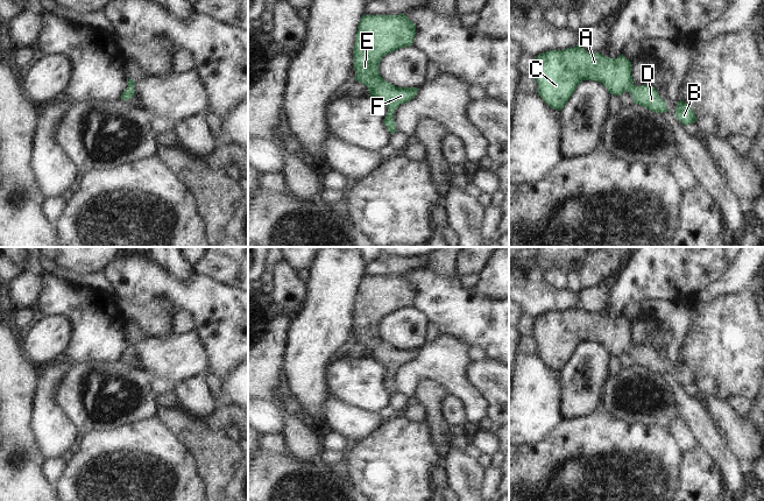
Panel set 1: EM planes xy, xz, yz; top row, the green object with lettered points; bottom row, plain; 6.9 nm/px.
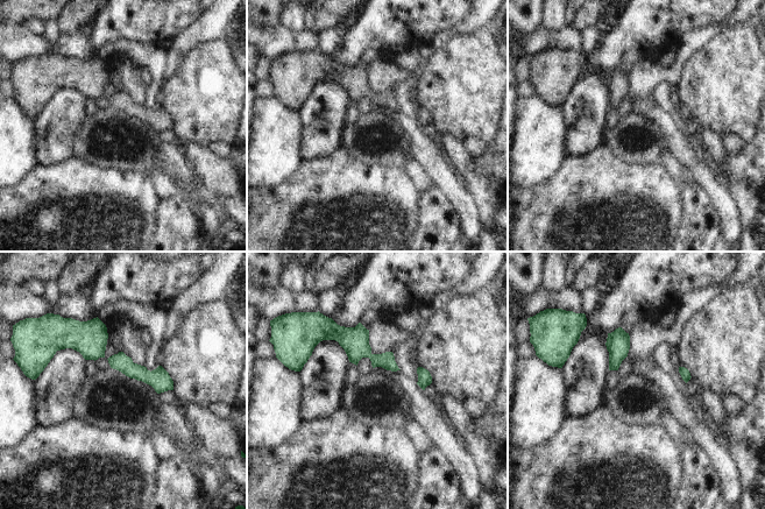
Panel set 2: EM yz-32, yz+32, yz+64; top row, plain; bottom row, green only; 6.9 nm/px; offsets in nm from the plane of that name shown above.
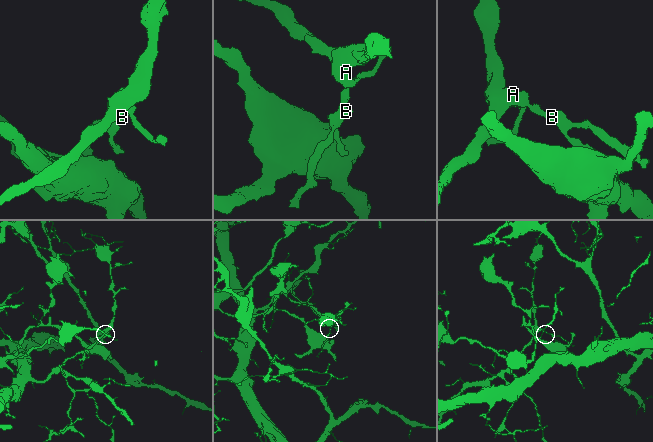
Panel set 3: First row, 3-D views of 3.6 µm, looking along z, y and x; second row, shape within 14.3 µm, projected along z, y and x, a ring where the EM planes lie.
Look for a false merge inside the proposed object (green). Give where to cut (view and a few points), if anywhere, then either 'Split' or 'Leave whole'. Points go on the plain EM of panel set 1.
No split. Leave whole.

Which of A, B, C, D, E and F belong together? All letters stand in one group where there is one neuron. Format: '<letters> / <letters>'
A B C D E F

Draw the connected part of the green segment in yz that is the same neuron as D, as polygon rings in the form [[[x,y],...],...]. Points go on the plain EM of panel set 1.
[[[580,306],[564,311],[549,311],[535,319],[532,337],[538,345],[538,355],[552,369],[561,372],[572,358],[576,347],[582,341],[594,341],[602,344],[610,355],[620,358],[623,353],[629,353],[634,365],[643,367],[652,373],[670,373],[665,362],[659,358],[658,352],[650,345],[636,347],[631,337],[631,323],[623,316],[610,319],[599,313],[588,313]]]

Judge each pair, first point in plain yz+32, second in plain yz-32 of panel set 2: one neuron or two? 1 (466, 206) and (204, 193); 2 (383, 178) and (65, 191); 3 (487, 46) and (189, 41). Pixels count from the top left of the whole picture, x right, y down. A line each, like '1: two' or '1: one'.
1: two
2: one
3: two

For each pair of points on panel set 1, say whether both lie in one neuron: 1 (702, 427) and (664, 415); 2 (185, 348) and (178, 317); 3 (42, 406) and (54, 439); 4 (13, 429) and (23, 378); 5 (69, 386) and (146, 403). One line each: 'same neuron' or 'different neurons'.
1: different neurons
2: different neurons
3: same neuron
4: same neuron
5: same neuron

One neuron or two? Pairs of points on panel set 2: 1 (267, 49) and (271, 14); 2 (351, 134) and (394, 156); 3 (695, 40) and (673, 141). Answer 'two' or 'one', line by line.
1: two
2: one
3: one

